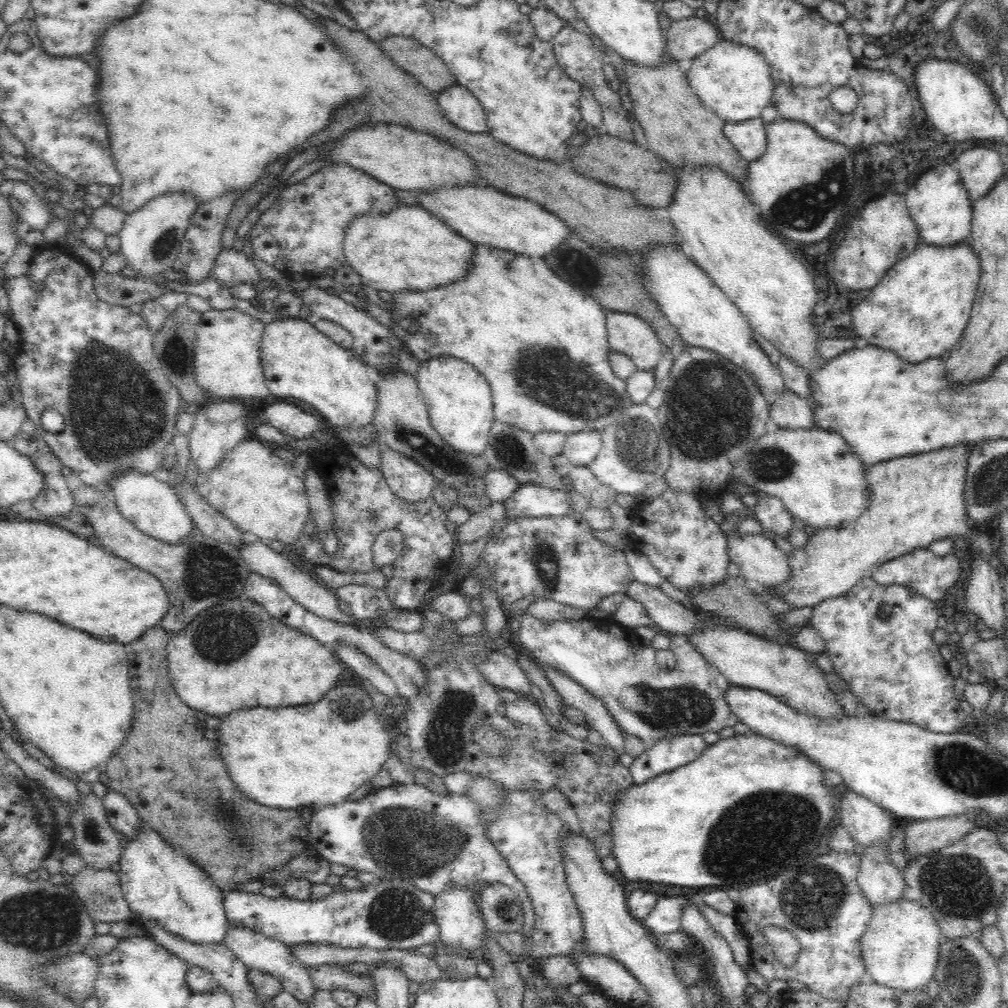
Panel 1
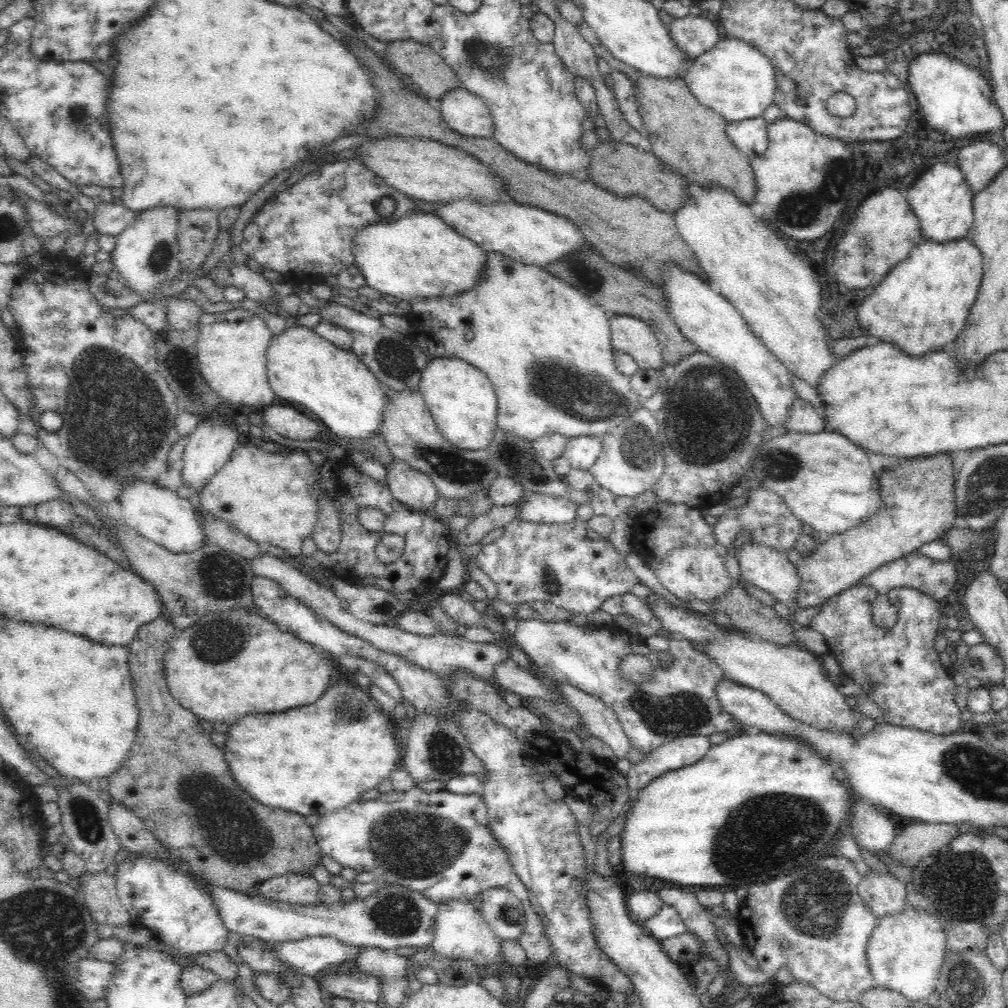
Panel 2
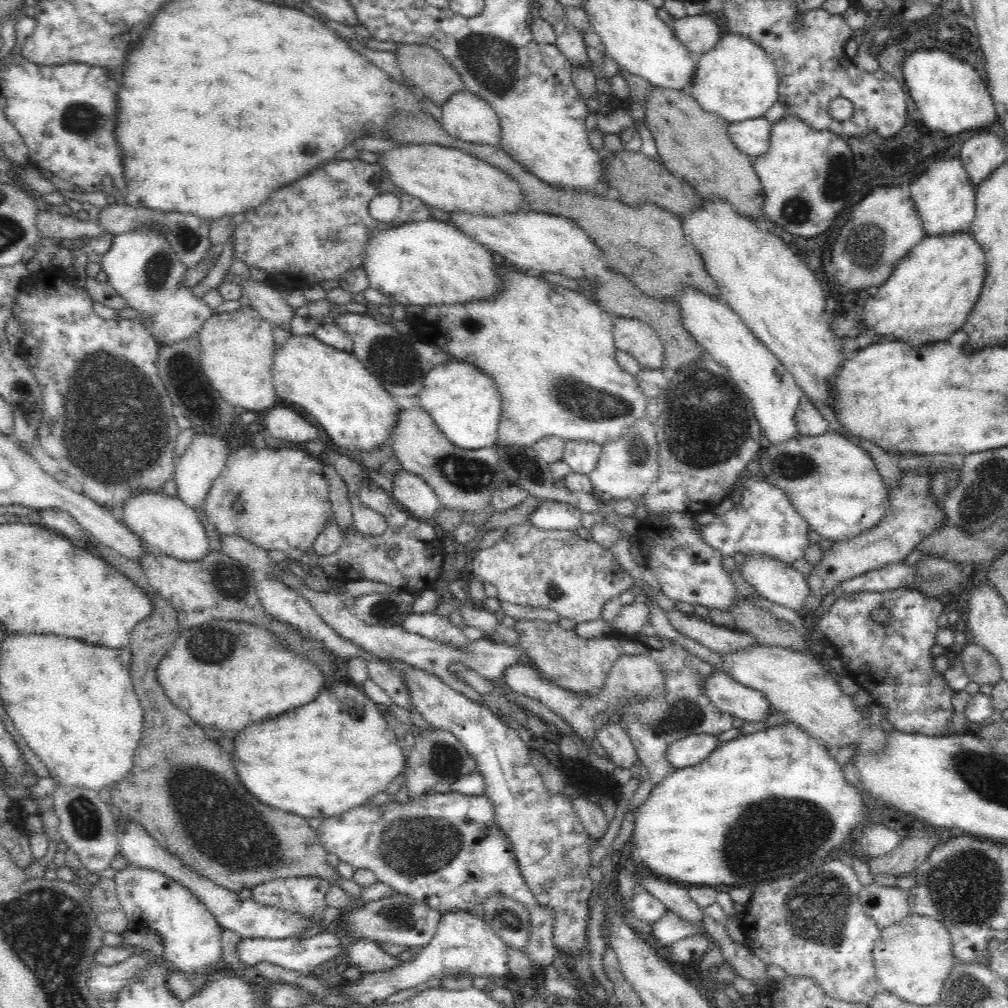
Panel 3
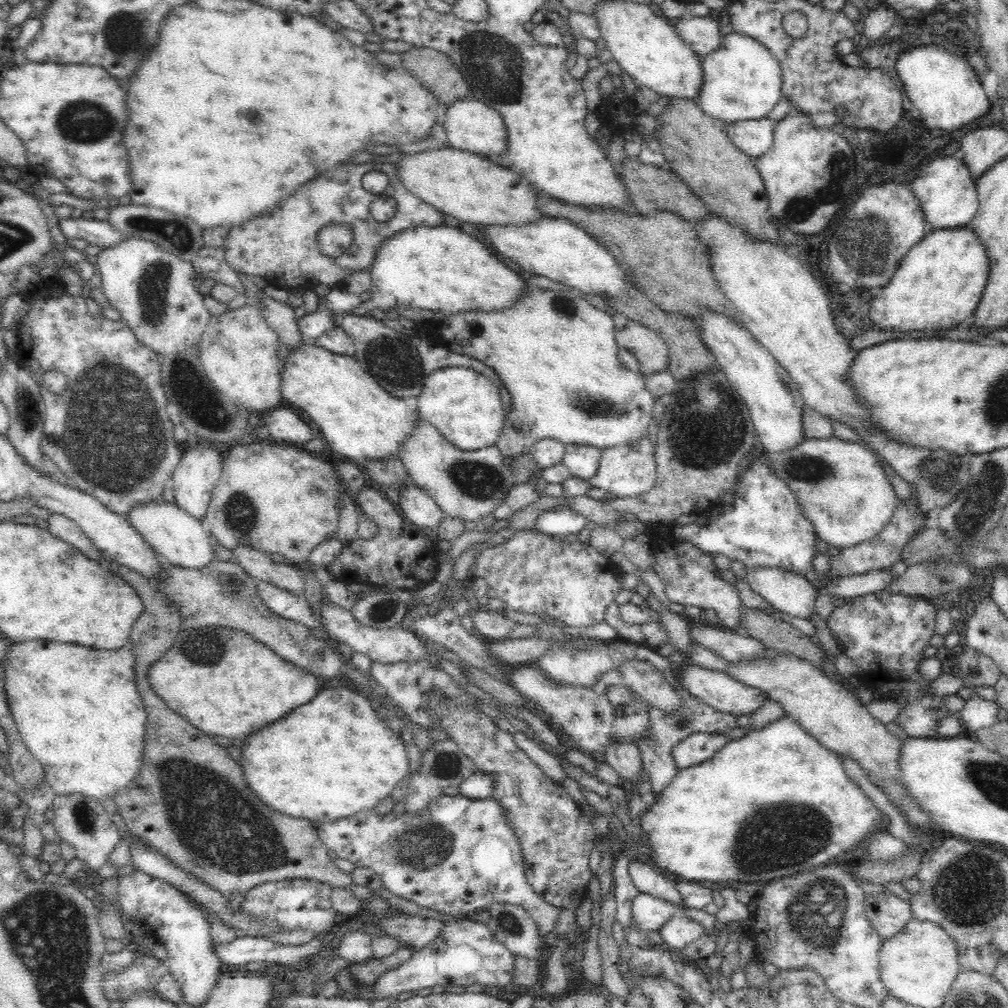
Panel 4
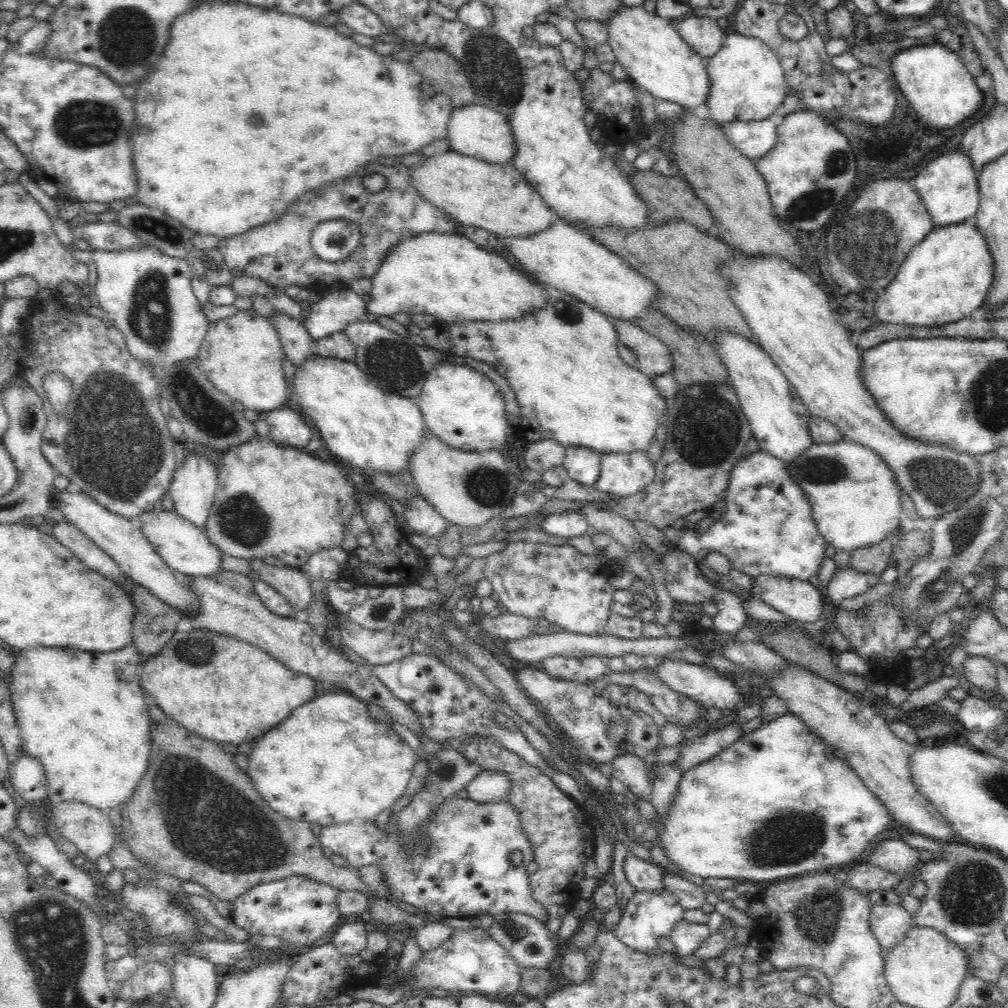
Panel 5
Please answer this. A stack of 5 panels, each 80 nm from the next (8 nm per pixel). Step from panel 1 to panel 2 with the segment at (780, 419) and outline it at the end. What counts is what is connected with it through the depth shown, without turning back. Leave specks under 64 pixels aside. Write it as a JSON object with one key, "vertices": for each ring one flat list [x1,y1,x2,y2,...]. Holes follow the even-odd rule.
{"vertices":[[800,397,794,399,785,428,787,431,810,434,828,429,822,411]]}

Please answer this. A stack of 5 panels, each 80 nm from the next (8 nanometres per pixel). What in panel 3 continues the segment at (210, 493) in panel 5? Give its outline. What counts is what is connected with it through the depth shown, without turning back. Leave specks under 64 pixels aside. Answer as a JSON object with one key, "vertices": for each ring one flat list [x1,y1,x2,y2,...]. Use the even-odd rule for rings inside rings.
{"vertices":[[195,433,191,442,183,454,178,456,179,461,175,466,173,480,177,487,177,496,180,497,182,503,196,511,202,509,212,483,220,476,226,459,232,450,228,447,226,437,216,435,216,433,211,435]]}

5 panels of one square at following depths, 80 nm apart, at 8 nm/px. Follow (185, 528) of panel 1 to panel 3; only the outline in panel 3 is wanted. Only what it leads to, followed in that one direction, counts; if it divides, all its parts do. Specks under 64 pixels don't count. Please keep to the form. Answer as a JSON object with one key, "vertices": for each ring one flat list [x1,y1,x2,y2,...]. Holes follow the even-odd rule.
{"vertices":[[162,490,153,493,136,493,122,509,123,523,144,542,154,557,170,556,183,562,200,562,210,552,209,539,198,519,198,513,182,503,180,497,170,497]]}

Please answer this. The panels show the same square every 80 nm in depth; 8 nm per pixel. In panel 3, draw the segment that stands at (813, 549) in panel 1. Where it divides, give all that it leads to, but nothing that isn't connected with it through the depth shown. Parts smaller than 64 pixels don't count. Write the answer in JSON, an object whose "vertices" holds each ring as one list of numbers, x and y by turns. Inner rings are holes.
{"vertices":[[926,471,902,473,900,487,889,490,890,504,881,522,857,537,835,542,831,550,823,552,822,562,806,578,810,588,810,596,806,600,808,610,819,606,824,597,831,594,840,582,886,565,903,562,924,536,932,534,936,528,945,524,946,517,940,509,940,502,934,501,934,497,928,495,928,476,930,473]]}

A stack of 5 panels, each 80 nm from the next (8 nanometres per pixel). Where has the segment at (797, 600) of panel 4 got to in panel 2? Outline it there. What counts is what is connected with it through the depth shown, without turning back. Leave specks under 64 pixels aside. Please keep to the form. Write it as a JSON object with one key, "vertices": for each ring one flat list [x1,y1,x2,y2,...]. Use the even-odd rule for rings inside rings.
{"vertices":[[747,543,740,550,733,550,736,559,739,561,741,577,748,583,772,596,774,601,795,607,796,598,800,594,800,577,794,565,792,565,786,554,774,551,764,545,752,545]]}

